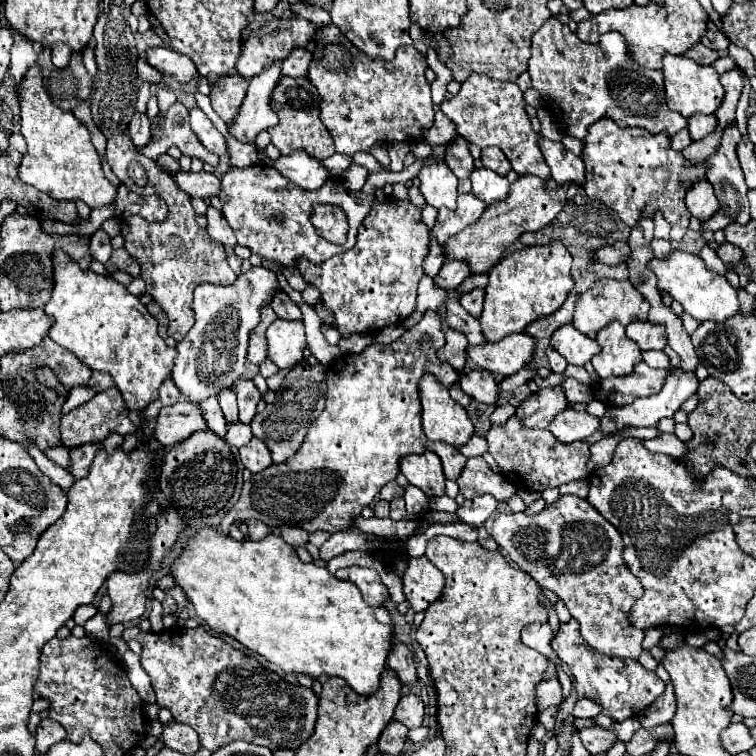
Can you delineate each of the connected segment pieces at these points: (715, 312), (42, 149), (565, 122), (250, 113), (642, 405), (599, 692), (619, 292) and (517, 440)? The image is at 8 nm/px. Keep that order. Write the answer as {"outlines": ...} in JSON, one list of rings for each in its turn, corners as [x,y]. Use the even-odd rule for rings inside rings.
{"outlines":[[[[673,250],[673,254],[669,258],[653,258],[649,262],[649,270],[653,270],[657,274],[657,286],[661,292],[669,292],[673,300],[679,300],[685,308],[685,312],[689,312],[693,318],[697,318],[699,322],[711,320],[711,322],[723,322],[729,316],[739,314],[739,298],[737,298],[737,290],[729,284],[729,280],[725,276],[713,274],[713,270],[705,268],[705,262],[689,252],[683,250]]],[[[37,64],[27,70],[17,92],[21,106],[21,134],[27,140],[27,154],[19,166],[21,180],[55,200],[83,200],[89,208],[111,206],[117,198],[117,188],[105,178],[87,128],[71,112],[65,112],[51,102],[43,90],[43,76]]],[[[551,16],[533,36],[529,74],[533,88],[543,96],[565,136],[583,140],[587,128],[601,118],[613,118],[619,126],[641,126],[653,134],[667,130],[671,136],[687,126],[679,112],[667,108],[661,72],[641,68],[629,58],[629,44],[619,32],[603,34],[601,42],[593,46],[581,42],[567,24]]],[[[283,58],[273,60],[273,64],[265,66],[261,74],[253,76],[249,80],[247,96],[243,100],[243,106],[235,118],[235,122],[229,126],[229,132],[241,140],[255,140],[257,132],[267,130],[269,126],[275,126],[279,122],[279,114],[273,108],[271,96],[273,88],[277,88],[283,72],[281,72]]],[[[681,366],[669,368],[669,374],[665,378],[665,386],[661,388],[659,394],[653,394],[649,398],[637,398],[633,404],[627,404],[621,408],[609,408],[607,414],[601,418],[601,432],[613,434],[615,428],[625,428],[625,426],[635,426],[635,428],[637,426],[657,426],[657,422],[661,418],[673,416],[681,408],[681,404],[695,394],[697,386],[699,386],[699,380],[697,380],[695,372],[687,372]]],[[[569,620],[567,624],[561,624],[551,646],[557,652],[557,656],[561,658],[561,662],[565,662],[571,668],[577,694],[581,698],[589,698],[589,700],[601,704],[603,714],[609,716],[613,722],[623,722],[627,718],[641,714],[665,690],[665,682],[655,672],[643,668],[639,664],[639,660],[613,658],[613,656],[605,656],[605,654],[599,654],[597,650],[589,648],[589,644],[585,644],[583,636],[579,634],[577,620]]],[[[597,280],[595,286],[583,294],[579,294],[577,306],[575,306],[575,314],[573,314],[573,326],[577,330],[581,330],[583,334],[591,334],[591,332],[599,332],[601,328],[605,328],[605,324],[617,320],[623,326],[627,326],[629,322],[647,320],[647,312],[649,312],[649,302],[635,290],[635,286],[629,280]]],[[[511,416],[505,424],[493,424],[485,438],[489,442],[489,454],[495,458],[499,472],[509,478],[509,482],[519,490],[543,492],[545,488],[557,488],[561,484],[587,476],[585,466],[591,458],[587,442],[559,442],[547,430],[523,428],[521,420],[515,420],[515,416]]]]}

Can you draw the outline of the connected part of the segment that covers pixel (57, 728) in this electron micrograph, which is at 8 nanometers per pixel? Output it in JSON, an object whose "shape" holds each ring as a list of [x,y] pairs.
{"shape":[[[45,718],[45,720],[41,720],[41,724],[37,726],[35,740],[37,740],[37,744],[35,744],[37,752],[39,752],[39,754],[45,754],[53,744],[67,740],[67,732],[65,732],[65,728],[61,728],[61,724]]]}

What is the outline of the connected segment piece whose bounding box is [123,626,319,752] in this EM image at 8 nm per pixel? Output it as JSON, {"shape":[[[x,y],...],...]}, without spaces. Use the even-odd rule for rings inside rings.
{"shape":[[[131,626],[123,630],[125,640],[137,640],[143,646],[141,652],[141,666],[151,678],[151,686],[157,696],[157,704],[167,708],[177,722],[189,724],[197,734],[203,748],[215,752],[221,746],[227,746],[235,740],[253,742],[259,746],[267,746],[271,750],[283,748],[297,748],[313,734],[315,720],[317,720],[317,702],[319,698],[313,694],[311,688],[295,686],[285,682],[279,674],[261,666],[251,654],[245,654],[225,642],[219,636],[209,634],[203,626],[197,628],[183,628],[173,626],[159,634],[141,632],[139,628]]]}

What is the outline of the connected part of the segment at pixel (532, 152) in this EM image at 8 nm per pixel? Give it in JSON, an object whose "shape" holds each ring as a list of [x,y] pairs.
{"shape":[[[473,72],[473,76],[469,76],[463,82],[459,94],[447,98],[441,104],[441,112],[457,126],[457,134],[469,140],[471,144],[477,144],[479,148],[487,146],[501,148],[517,174],[533,174],[539,178],[549,178],[549,166],[543,160],[539,144],[541,134],[535,132],[531,126],[531,118],[525,110],[523,92],[519,90],[517,84],[489,80],[487,76]]]}

